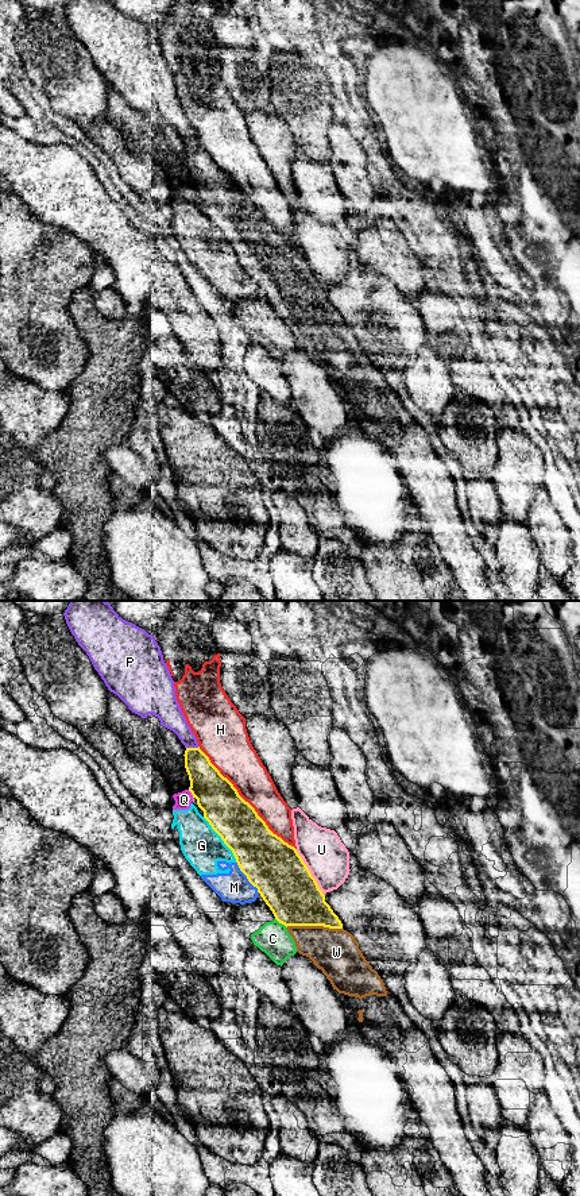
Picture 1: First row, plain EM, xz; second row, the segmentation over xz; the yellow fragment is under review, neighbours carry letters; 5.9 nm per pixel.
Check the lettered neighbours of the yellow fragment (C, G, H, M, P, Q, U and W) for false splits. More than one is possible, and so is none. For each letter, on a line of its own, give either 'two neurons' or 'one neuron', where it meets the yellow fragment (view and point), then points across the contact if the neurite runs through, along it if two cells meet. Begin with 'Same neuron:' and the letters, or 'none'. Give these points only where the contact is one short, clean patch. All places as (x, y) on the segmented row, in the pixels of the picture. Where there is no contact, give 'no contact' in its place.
Same neuron: W
C: two neurons; meets yellow in xz at (281, 922); border along xz (275, 918), (286, 926)
G: two neurons; meets yellow in xz at (221, 838)
H: two neurons; meets yellow in xz at (244, 801)
M: two neurons; meets yellow in xz at (247, 878); border along xz (236, 861), (240, 871), (259, 892)
P: two neurons; meets yellow in xz at (192, 748)
Q: two neurons; meets yellow in xz at (192, 794)
U: two neurons; meets yellow in xz at (309, 872)
W: one neuron; meets yellow in xz at (314, 925)

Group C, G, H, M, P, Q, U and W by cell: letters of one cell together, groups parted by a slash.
C / G M Q / H / P / U / W

